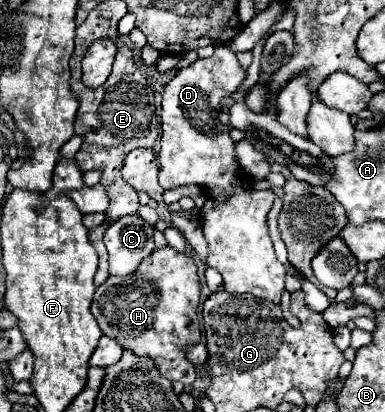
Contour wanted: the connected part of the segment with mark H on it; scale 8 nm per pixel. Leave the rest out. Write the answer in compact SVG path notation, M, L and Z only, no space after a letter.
M170 245L154 249L134 273L128 277L110 275L94 293L92 315L98 321L98 327L104 335L116 339L124 349L134 351L136 355L148 355L154 359L160 375L182 381L184 385L192 385L198 377L196 365L188 361L186 351L200 341L200 321L198 321L198 305L200 305L200 277L198 267L188 253L178 253Z

